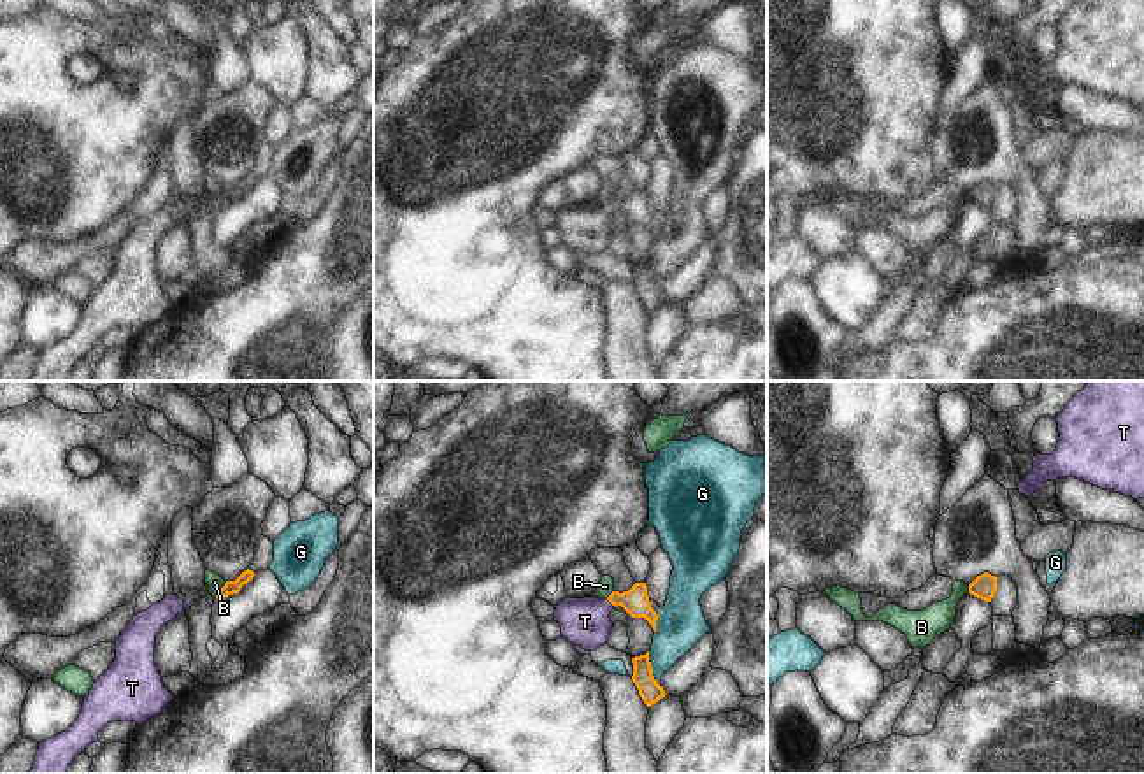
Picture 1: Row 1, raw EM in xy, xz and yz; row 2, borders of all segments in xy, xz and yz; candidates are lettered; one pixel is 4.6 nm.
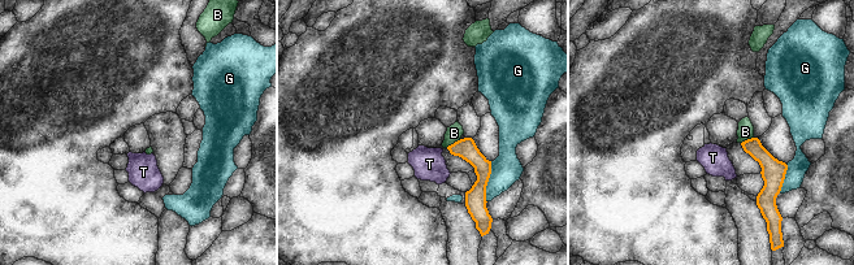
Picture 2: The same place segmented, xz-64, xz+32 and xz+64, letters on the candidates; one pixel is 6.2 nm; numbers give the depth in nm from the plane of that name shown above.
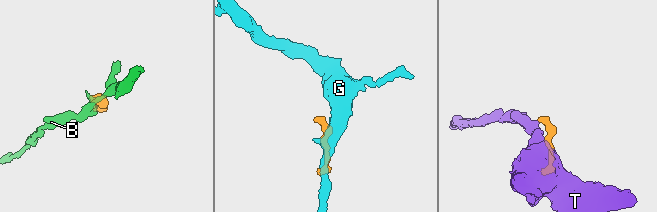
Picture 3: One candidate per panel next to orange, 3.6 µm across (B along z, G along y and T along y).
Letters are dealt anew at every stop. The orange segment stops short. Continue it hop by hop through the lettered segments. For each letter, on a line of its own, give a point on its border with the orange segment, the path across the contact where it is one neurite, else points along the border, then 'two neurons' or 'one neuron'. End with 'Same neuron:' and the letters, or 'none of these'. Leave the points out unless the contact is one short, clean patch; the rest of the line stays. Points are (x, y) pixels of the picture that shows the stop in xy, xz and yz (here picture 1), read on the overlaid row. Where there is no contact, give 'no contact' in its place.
B: meets orange in xy at (221, 588); border along xy (227, 581), (214, 595); two neurons
G: meets orange in xz at (651, 669); border along xz (648, 652), (651, 674), (660, 687); two neurons
T: meets orange in xz at (609, 601); runs through xz (636, 601), (609, 601), (585, 622); one neuron
Same neuron: T

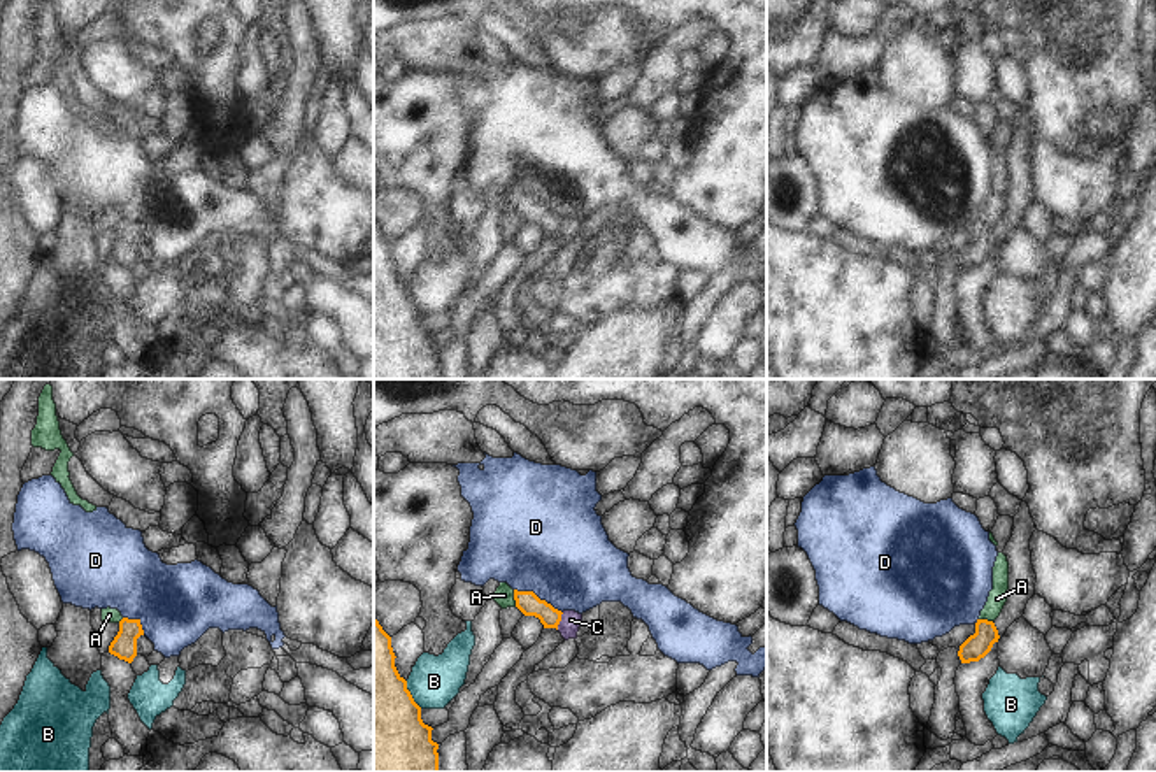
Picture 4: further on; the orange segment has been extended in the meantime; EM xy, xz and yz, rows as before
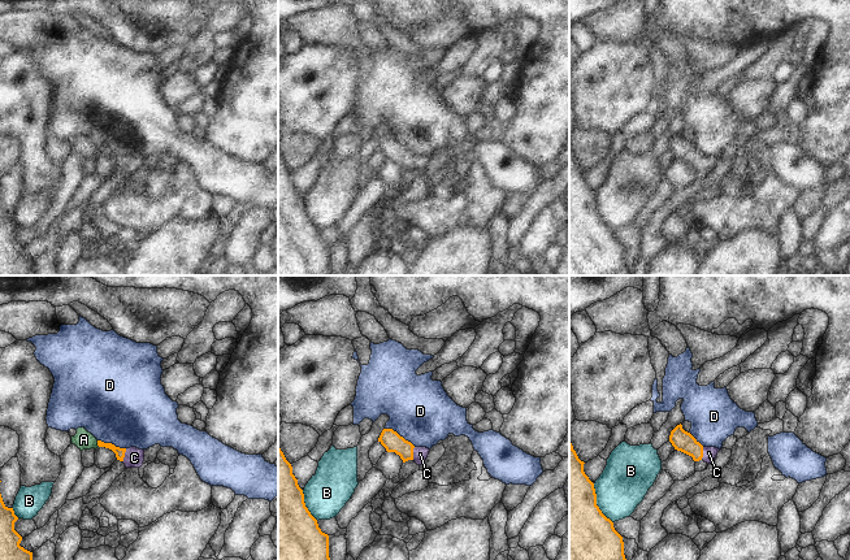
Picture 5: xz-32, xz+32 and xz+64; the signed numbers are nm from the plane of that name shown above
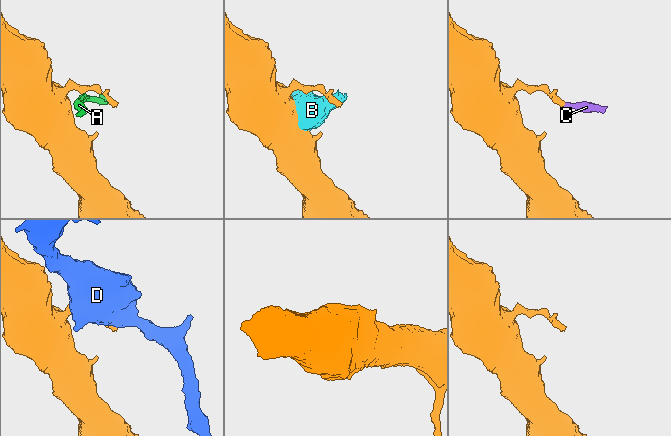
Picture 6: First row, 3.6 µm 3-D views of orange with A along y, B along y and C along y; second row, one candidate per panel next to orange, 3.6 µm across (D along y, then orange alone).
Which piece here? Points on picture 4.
A: meets orange in xz at (514, 599); border along xz (513, 590), (516, 606); two neurons
B: meets orange in xz at (411, 695); two neurons
C: meets orange in xz at (560, 620); runs through xz (527, 602), (560, 620), (570, 620); one neuron
D: meets orange in xz at (537, 597); border along xz (514, 588), (534, 592), (562, 613); two neurons
Same neuron: C

